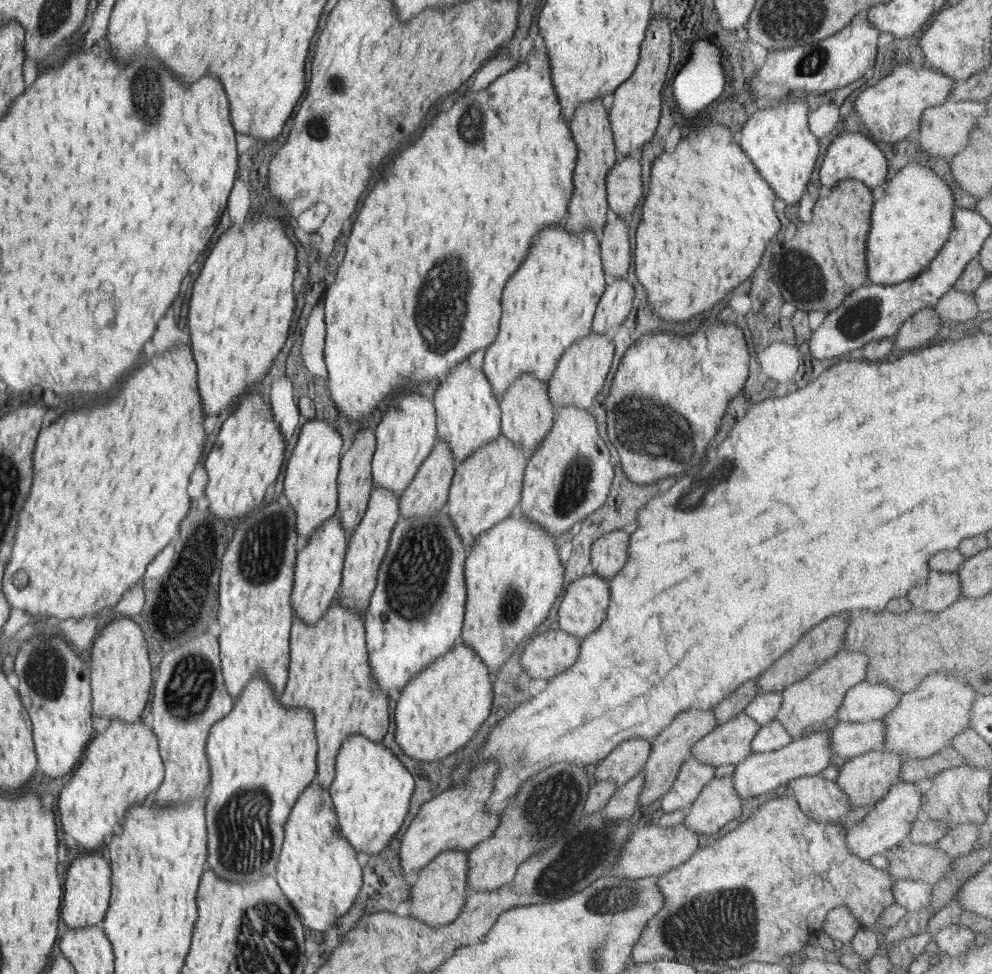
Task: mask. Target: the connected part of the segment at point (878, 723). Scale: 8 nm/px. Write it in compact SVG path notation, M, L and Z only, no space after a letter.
M882 719L866 723L831 722L830 748L832 754L847 760L862 754L881 750L886 739Z

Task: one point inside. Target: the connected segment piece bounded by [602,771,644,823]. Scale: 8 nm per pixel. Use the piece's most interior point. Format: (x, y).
(623, 803)

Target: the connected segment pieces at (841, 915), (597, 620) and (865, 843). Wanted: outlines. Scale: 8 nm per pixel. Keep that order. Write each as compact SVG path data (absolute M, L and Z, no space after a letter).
M842 905L827 912L822 930L832 940L838 939L847 947L860 928L863 928L862 924L852 914L851 908L848 905Z
M596 574L572 581L558 608L559 630L584 639L604 622L610 604L609 581Z
M898 780L882 798L872 805L872 809L861 822L846 828L845 837L848 850L853 855L869 860L874 855L884 854L906 842L912 823L921 817L922 797L921 786Z

